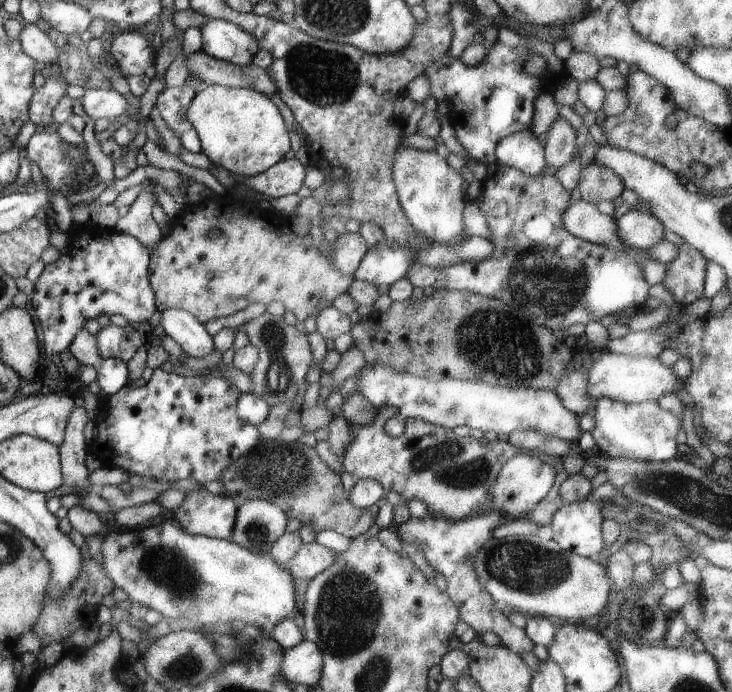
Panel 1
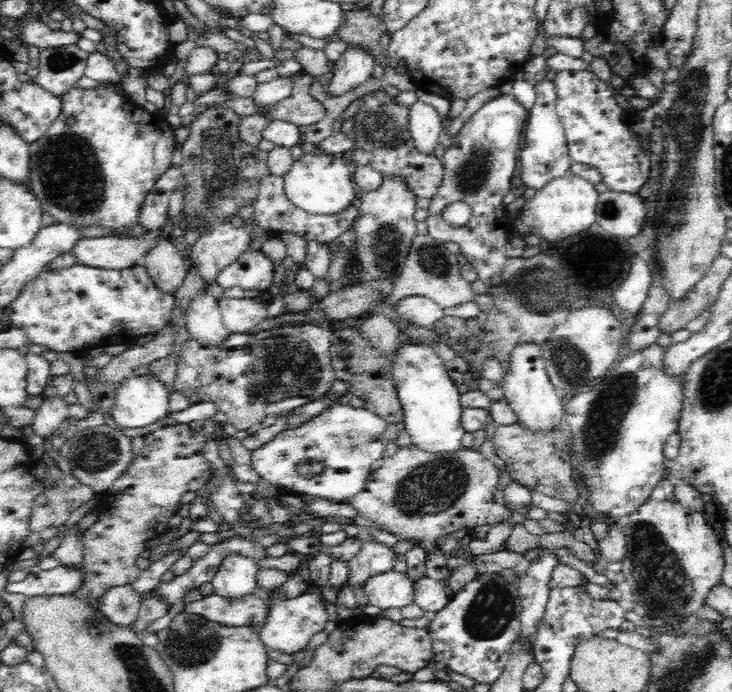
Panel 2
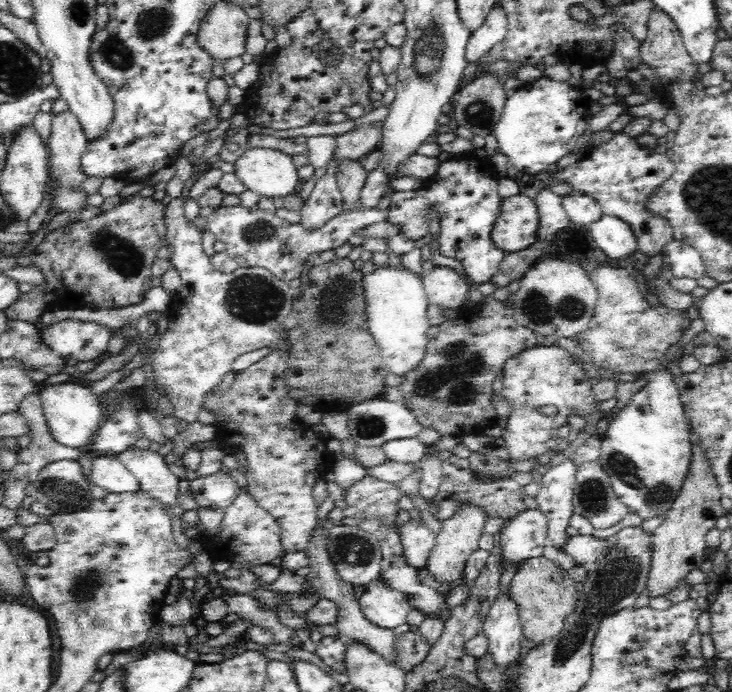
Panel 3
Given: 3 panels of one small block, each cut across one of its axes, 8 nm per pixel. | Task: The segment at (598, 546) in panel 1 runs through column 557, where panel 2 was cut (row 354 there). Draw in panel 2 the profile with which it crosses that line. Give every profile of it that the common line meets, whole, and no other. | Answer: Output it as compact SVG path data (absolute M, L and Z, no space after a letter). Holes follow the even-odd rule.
M542 344L518 345L508 360L509 369L504 376L504 396L513 414L516 414L517 425L525 432L550 432L563 425L564 406L556 394L554 385L550 382L545 369L545 357L542 356Z

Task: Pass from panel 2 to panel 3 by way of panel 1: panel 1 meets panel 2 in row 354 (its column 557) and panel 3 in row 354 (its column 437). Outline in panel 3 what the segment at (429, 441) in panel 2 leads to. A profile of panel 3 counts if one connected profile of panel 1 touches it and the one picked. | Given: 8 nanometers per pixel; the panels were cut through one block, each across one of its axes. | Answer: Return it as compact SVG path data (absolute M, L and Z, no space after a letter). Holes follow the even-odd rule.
M380 266L364 276L364 298L367 329L381 350L383 363L388 372L402 377L420 364L429 341L426 310L430 302L423 276L402 266Z

